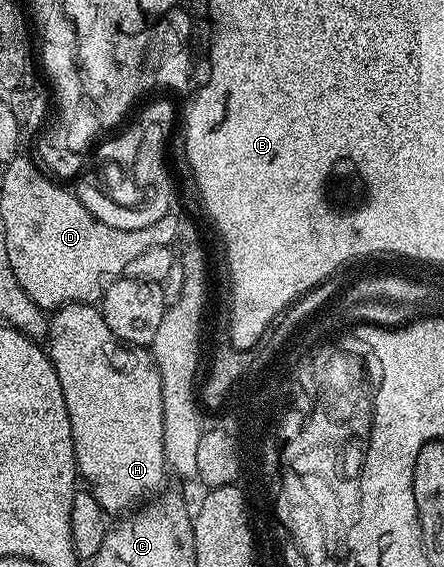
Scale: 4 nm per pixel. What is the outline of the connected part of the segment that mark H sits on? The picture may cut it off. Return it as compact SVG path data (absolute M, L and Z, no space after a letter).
M66 303L50 316L45 336L46 346L49 348L51 364L61 381L61 393L65 393L65 409L69 413L69 421L73 429L73 445L75 446L75 466L78 474L85 482L86 490L107 510L108 516L119 517L132 509L138 508L148 497L155 497L164 490L169 468L165 449L163 448L163 398L161 397L161 375L155 364L150 350L133 347L130 343L123 342L109 329L102 310L98 306L89 303Z

